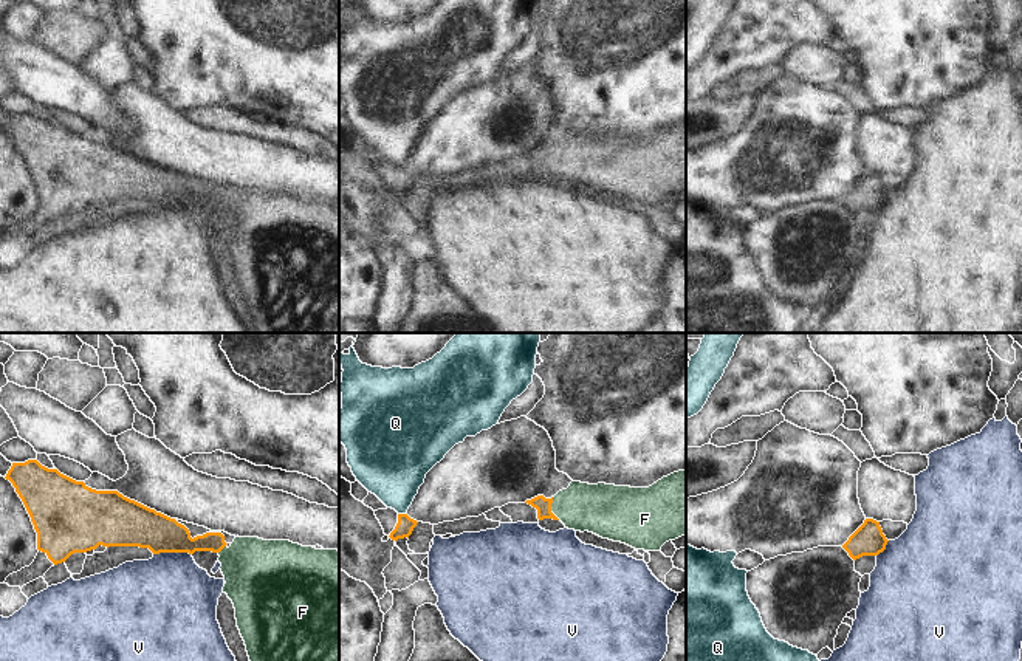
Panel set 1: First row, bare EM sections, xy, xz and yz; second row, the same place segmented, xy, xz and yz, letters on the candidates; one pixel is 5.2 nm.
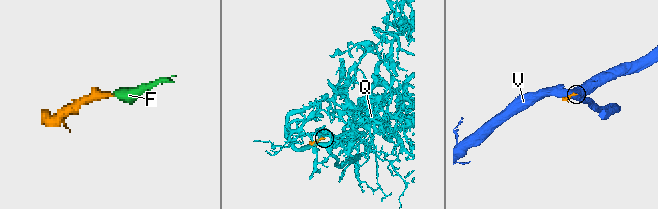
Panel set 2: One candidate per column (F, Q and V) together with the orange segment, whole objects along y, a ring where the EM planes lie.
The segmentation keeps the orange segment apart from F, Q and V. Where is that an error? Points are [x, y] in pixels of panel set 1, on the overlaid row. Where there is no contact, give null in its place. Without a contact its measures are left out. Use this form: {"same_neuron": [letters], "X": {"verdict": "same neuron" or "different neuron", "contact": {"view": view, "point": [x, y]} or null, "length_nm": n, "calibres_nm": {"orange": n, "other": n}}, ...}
{"same_neuron": ["F"], "F": {"verdict": "same neuron", "contact": {"view": "xz", "point": [550, 508]}, "length_nm": 130, "calibres_nm": {"orange": 80, "other": 260}}, "Q": {"verdict": "different neuron", "contact": {"view": "xz", "point": [401, 514]}, "length_nm": 40, "calibres_nm": {"orange": 90, "other": 340}}, "V": {"verdict": "different neuron", "contact": {"view": "xy", "point": [172, 551]}, "length_nm": 200, "calibres_nm": {"orange": 220, "other": 460}}}

